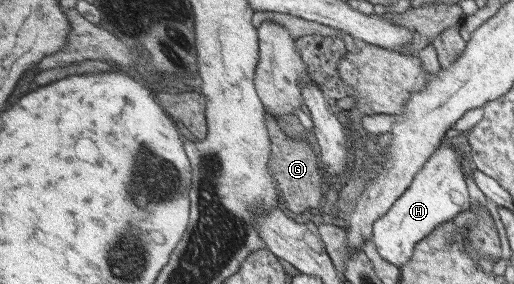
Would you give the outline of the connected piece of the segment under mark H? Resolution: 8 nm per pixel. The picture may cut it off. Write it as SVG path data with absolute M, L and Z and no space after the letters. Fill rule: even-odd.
M444 138L436 148L434 154L428 157L427 161L422 163L418 172L413 175L410 184L404 189L404 192L392 202L391 209L386 210L371 228L371 241L374 243L377 254L381 260L388 261L392 265L400 267L407 265L411 261L417 243L426 238L428 234L440 226L450 222L452 218L462 211L469 209L470 199L465 187L465 164L462 153L458 151L454 140Z

